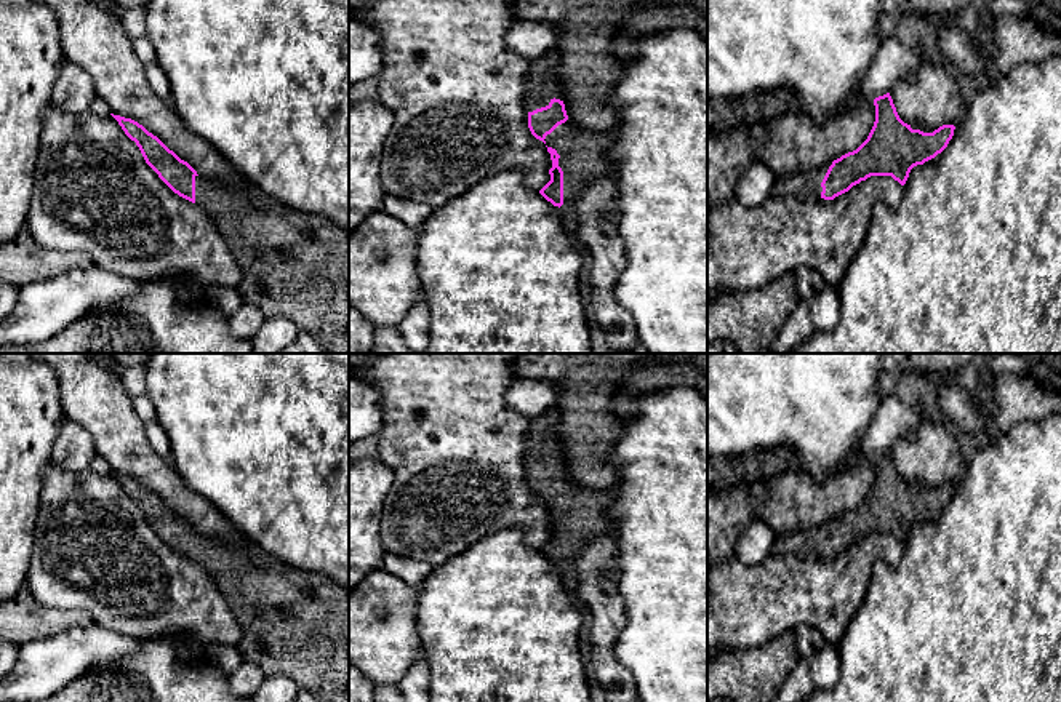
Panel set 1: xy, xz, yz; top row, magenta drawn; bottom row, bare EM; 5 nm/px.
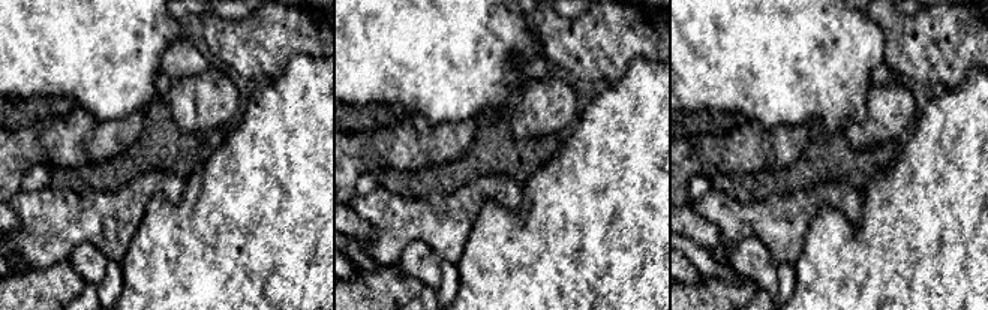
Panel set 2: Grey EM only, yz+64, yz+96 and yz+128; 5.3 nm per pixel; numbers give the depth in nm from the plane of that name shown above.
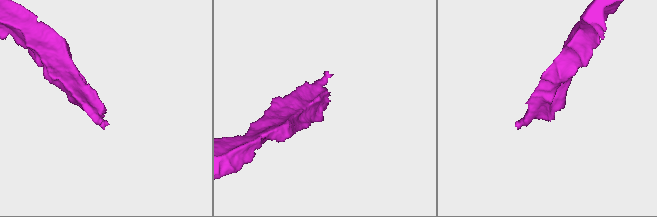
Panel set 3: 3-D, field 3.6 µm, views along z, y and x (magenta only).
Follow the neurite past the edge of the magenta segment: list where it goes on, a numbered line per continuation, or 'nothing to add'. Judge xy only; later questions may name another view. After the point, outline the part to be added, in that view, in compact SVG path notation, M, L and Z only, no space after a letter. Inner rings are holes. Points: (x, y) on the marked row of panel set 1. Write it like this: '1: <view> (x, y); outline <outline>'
1: xy (295, 264); outline M195 176L195 203L200 205L226 238L242 281L242 297L256 305L264 318L288 318L314 336L322 353L349 353L349 232L328 217L294 209L246 181L248 190L234 190L214 179Z

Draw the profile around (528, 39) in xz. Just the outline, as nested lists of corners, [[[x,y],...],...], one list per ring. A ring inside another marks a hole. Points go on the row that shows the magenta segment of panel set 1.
[[[520,19],[507,29],[506,43],[514,53],[535,61],[555,45],[557,29],[559,22]]]

